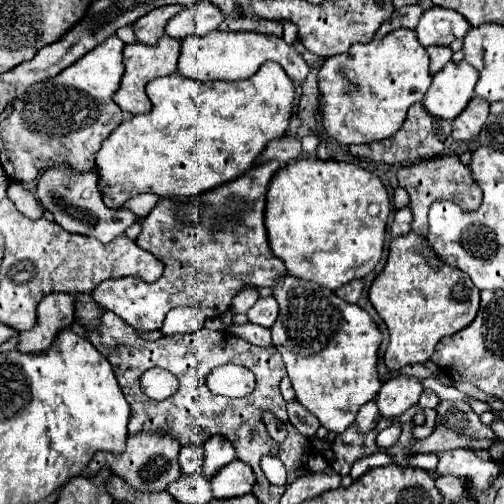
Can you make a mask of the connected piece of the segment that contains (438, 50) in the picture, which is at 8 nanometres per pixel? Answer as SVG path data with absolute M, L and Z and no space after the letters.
M430 46L426 48L428 56L430 56L430 74L440 72L442 66L446 66L446 62L450 62L452 58L452 50L448 46Z

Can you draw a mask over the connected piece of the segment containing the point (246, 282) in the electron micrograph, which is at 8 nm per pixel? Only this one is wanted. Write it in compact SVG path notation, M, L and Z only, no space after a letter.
M276 160L264 162L260 168L254 166L244 176L202 194L198 198L200 208L202 208L200 224L178 222L178 218L174 214L178 200L174 200L174 198L158 200L158 204L142 220L142 232L140 232L136 244L164 262L164 274L156 282L146 282L135 276L108 279L94 288L94 292L92 292L94 300L100 302L106 310L120 316L134 330L152 332L152 330L162 328L164 316L174 306L196 306L196 308L200 308L200 312L206 318L218 318L224 312L228 312L228 306L240 288L246 288L246 286L272 288L278 282L278 278L286 272L284 262L278 256L274 256L274 252L268 244L268 234L266 234L266 226L264 226L266 190L268 190L268 184L278 168L280 168L280 164Z

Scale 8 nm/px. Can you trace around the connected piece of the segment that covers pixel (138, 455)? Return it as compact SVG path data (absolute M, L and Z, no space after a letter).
M138 432L130 434L126 442L126 450L122 454L110 454L110 452L97 452L85 470L87 476L94 476L106 464L114 474L124 478L134 490L140 492L160 492L166 490L166 486L174 480L178 480L180 466L178 466L178 452L180 442L172 438L166 432Z

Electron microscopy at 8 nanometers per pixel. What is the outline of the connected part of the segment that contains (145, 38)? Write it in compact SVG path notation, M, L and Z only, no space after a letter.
M180 4L162 6L162 8L156 8L156 10L148 12L148 14L142 16L142 18L138 18L138 20L134 22L134 32L136 32L138 42L156 46L158 40L164 36L164 26L166 26L168 20L170 20L172 16L176 16L180 10L184 10L184 6L180 6Z

